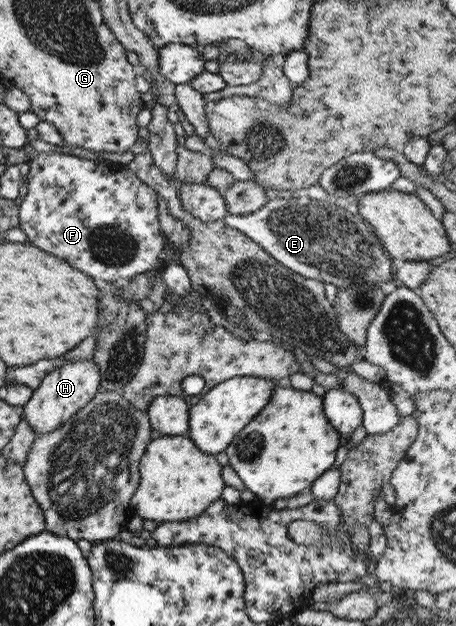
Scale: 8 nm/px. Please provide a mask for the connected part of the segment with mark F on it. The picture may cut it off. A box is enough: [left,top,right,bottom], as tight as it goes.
[16,143,163,283]

